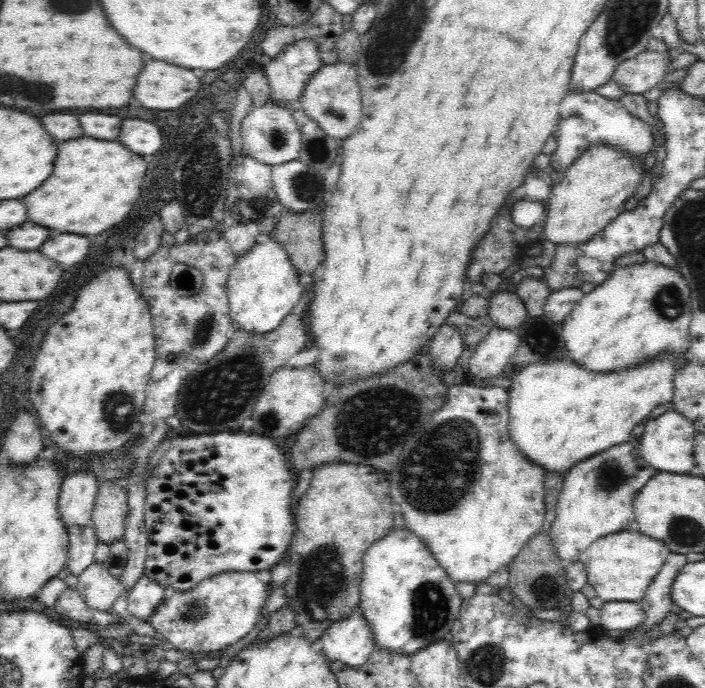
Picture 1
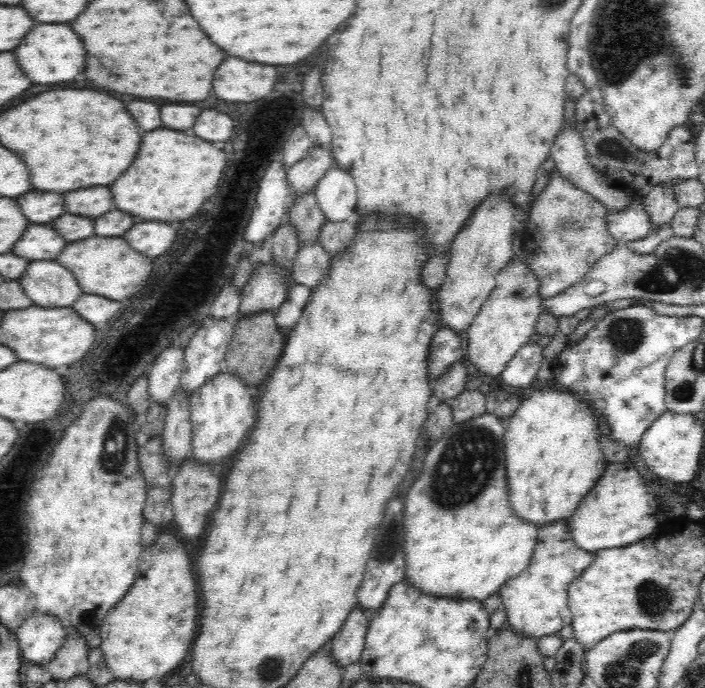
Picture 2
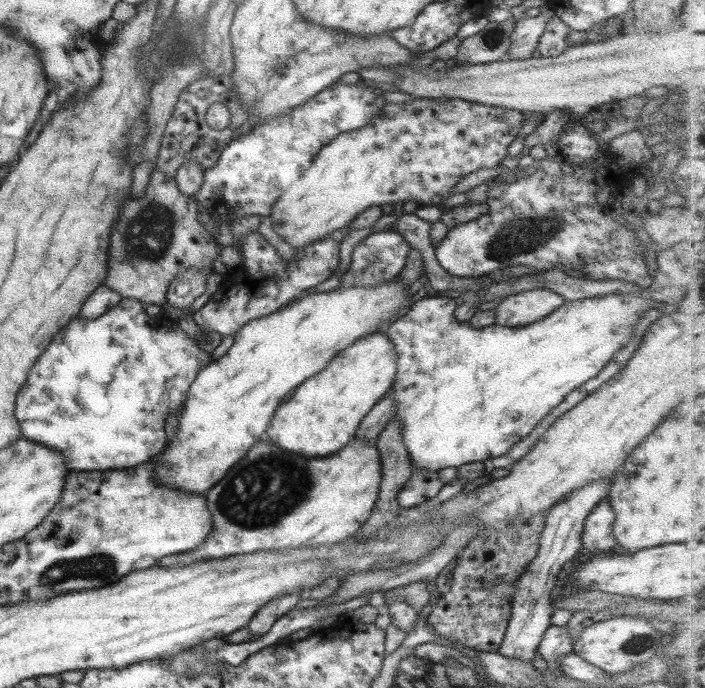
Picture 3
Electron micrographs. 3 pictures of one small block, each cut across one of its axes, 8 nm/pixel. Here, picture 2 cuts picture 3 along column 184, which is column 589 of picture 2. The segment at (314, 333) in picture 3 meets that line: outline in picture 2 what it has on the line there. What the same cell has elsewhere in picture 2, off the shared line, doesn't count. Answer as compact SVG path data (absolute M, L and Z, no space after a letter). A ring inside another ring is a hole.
M540 384L536 390L531 390L526 395L514 414L504 420L504 425L506 432L503 443L508 472L508 494L514 512L538 528L572 516L580 500L594 488L594 484L608 468L599 439L605 430L593 404L567 388L560 389Z

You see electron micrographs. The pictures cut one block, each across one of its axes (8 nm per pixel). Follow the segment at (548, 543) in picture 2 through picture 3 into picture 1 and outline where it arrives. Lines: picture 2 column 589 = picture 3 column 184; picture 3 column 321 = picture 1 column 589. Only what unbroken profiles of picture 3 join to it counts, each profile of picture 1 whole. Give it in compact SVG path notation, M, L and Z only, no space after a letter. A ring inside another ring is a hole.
M625 442L607 448L567 471L563 490L556 502L555 520L549 535L563 563L580 560L579 556L598 538L614 532L636 532L632 510L634 496L654 476L654 468L644 459L640 448Z

